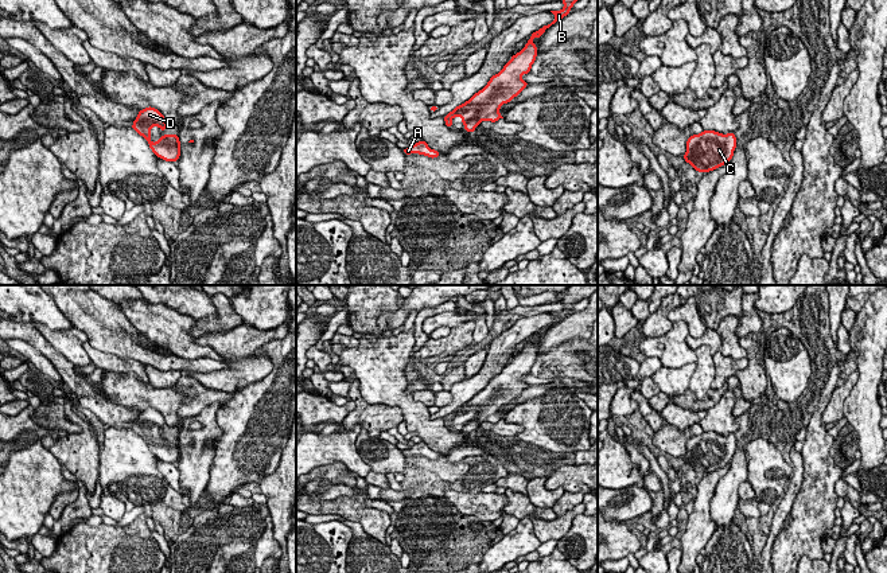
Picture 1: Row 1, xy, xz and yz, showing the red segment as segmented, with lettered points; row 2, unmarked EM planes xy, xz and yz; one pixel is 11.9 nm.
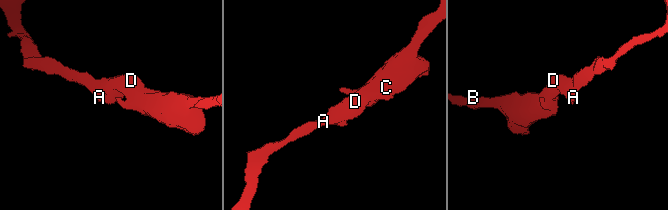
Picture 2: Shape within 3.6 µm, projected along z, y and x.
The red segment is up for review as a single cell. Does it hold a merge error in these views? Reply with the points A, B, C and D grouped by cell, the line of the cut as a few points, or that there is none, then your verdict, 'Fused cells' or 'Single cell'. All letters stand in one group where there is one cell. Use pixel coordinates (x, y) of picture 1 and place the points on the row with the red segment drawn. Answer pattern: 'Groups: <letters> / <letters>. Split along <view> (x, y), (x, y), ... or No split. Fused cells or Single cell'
Groups: A B C D. No split. Single cell

